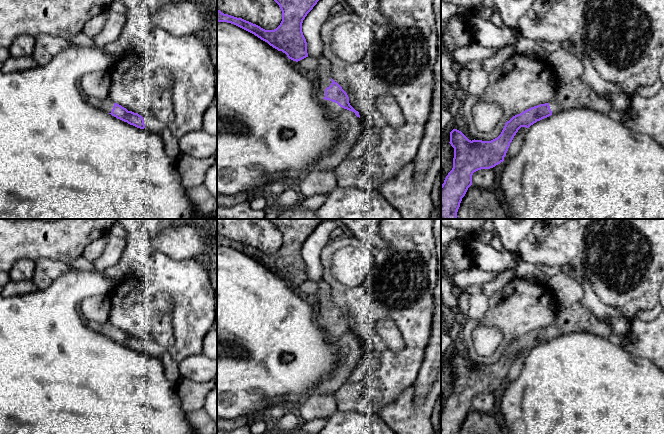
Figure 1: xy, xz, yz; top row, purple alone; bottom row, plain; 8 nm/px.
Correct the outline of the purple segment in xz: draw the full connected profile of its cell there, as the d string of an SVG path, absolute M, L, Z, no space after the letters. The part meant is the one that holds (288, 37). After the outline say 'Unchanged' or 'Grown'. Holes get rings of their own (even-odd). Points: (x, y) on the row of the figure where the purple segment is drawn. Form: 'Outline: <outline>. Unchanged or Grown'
Outline: M274 0L282 11L282 21L274 30L265 30L260 26L246 21L242 18L237 18L228 14L222 13L217 9L217 22L227 22L234 24L267 42L270 46L282 51L287 57L293 61L300 61L308 57L307 42L302 32L302 23L307 14L313 9L319 0Z. Unchanged

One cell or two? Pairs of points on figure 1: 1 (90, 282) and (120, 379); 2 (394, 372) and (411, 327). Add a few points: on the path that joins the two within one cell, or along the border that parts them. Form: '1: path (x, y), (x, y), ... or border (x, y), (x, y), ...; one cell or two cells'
1: path (72, 306), (72, 331), (96, 355); one cell
2: path (405, 361), (411, 355), (411, 338); one cell

